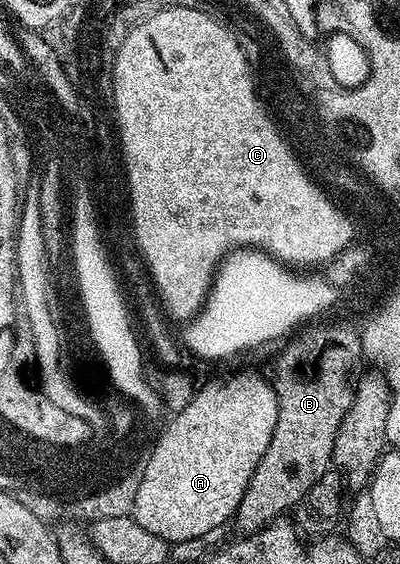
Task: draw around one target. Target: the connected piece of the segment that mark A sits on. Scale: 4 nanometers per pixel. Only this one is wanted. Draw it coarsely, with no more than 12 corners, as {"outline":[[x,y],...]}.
{"outline":[[213,378],[169,419],[130,513],[169,542],[231,521],[276,389]]}

